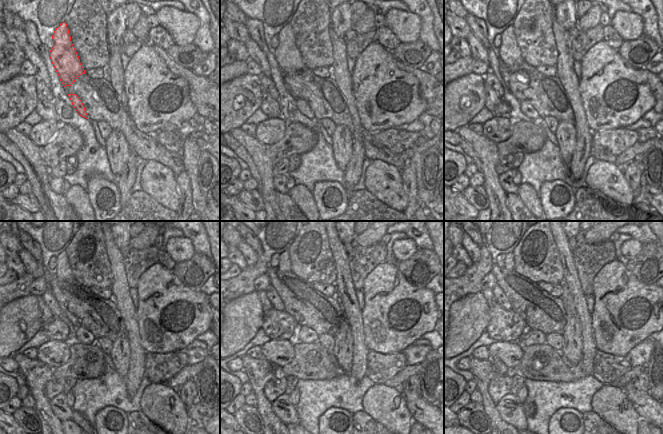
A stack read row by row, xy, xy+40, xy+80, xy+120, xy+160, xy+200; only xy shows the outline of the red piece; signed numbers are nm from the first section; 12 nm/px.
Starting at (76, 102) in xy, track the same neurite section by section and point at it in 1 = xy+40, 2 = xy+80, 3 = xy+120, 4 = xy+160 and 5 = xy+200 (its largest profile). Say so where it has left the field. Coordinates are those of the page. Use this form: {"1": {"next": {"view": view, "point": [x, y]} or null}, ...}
{"1": {"next": {"view": "xy+40", "point": [302, 106]}}, "2": {"next": {"view": "xy+80", "point": [527, 109]}}, "3": {"next": {"view": "xy+120", "point": [82, 335]}}, "4": {"next": {"view": "xy+160", "point": [306, 335]}}, "5": {"next": {"view": "xy+200", "point": [530, 337]}}}

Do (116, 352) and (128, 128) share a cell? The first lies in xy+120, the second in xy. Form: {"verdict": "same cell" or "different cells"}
{"verdict": "different cells"}

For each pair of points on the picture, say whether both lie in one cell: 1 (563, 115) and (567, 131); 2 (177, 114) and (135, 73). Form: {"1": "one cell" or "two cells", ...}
{"1": "two cells", "2": "one cell"}

